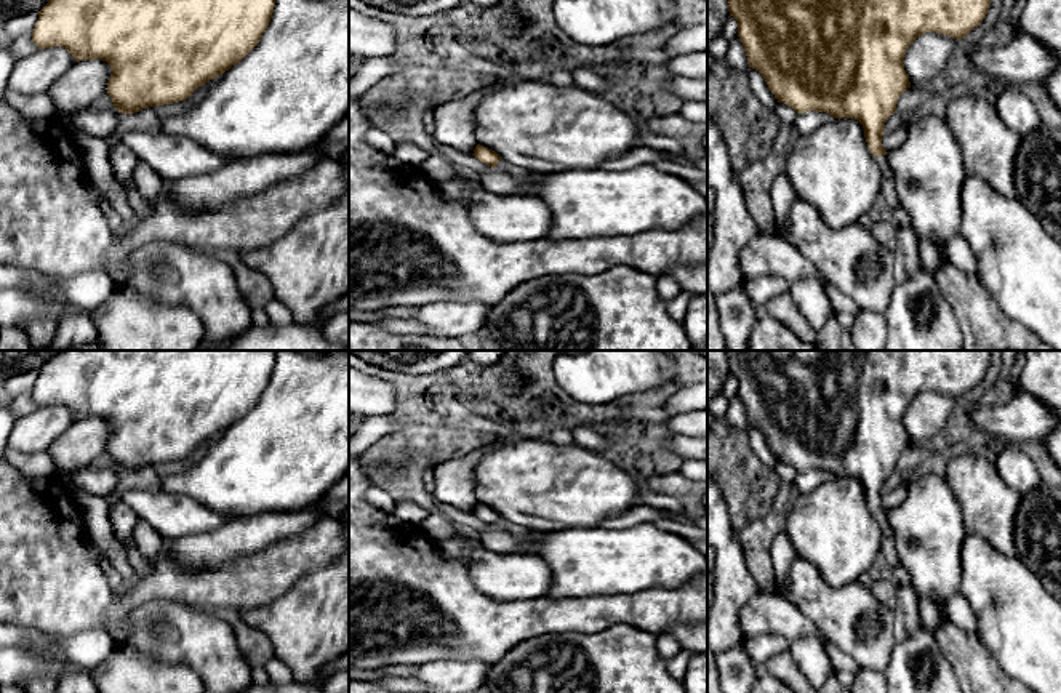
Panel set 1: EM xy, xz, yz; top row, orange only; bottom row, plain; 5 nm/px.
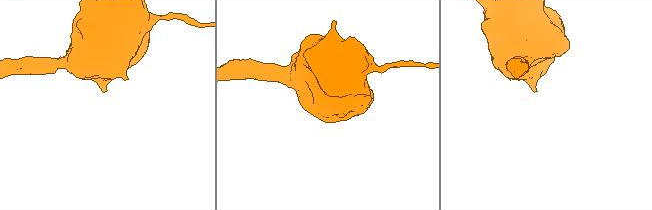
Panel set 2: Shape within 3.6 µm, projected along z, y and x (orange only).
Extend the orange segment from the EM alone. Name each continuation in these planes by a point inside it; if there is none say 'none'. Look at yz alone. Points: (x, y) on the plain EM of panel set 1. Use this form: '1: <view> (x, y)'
1: yz (882, 519)

